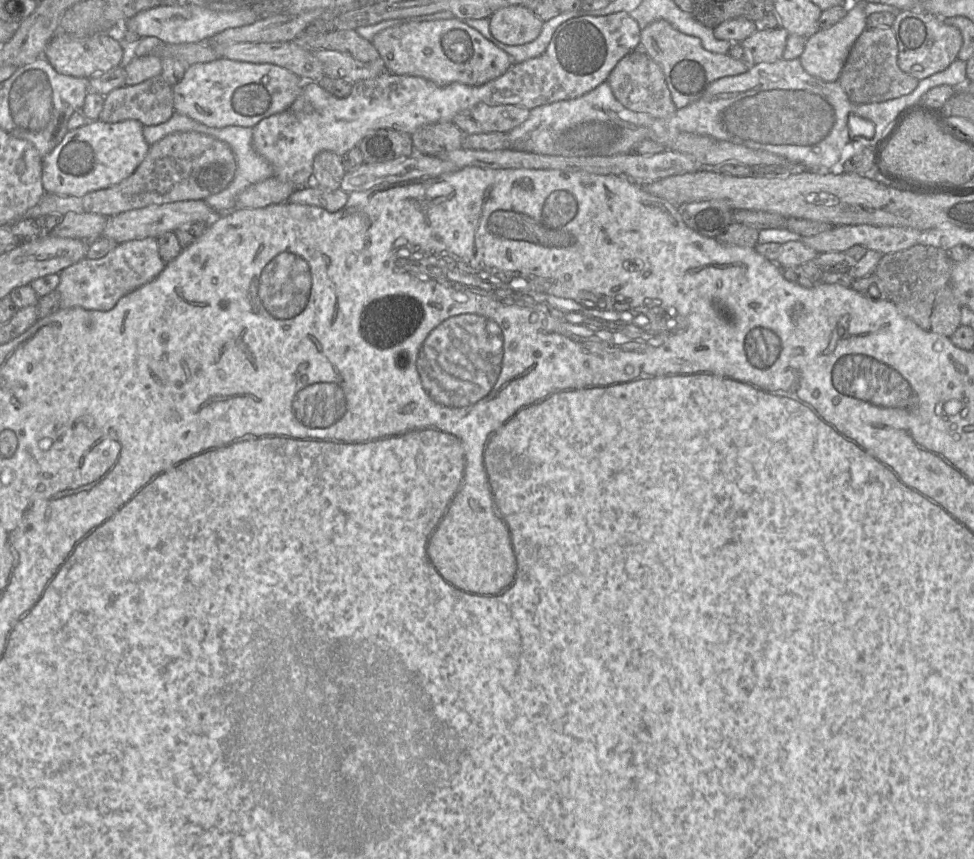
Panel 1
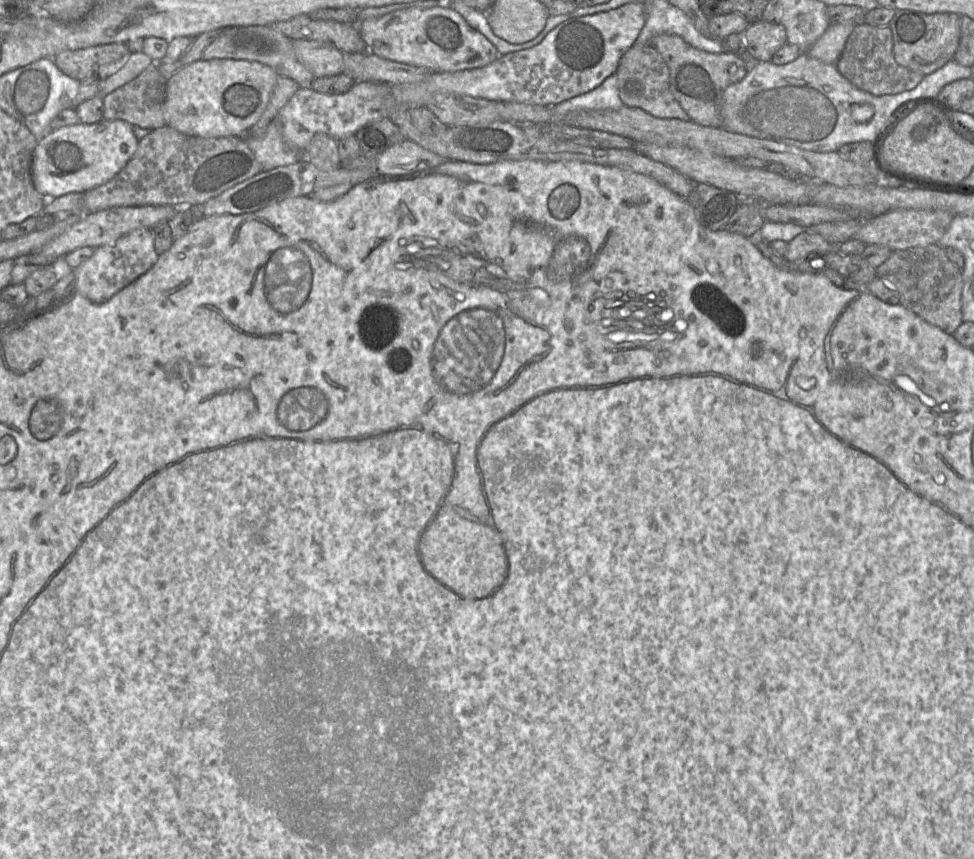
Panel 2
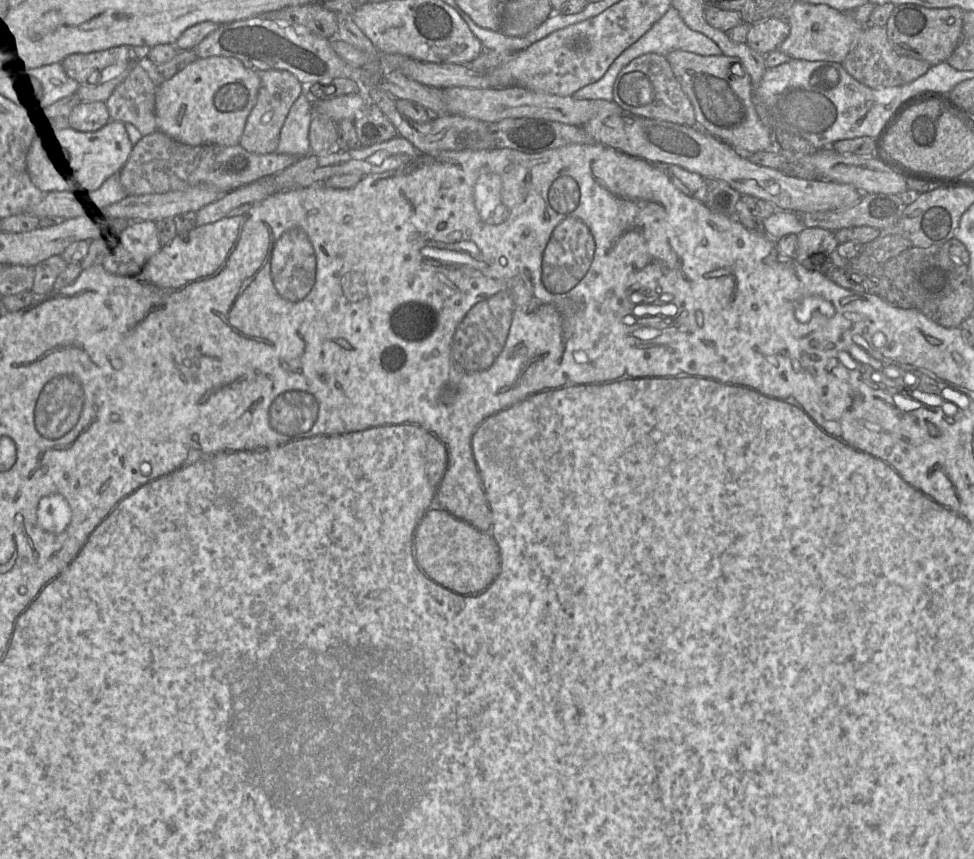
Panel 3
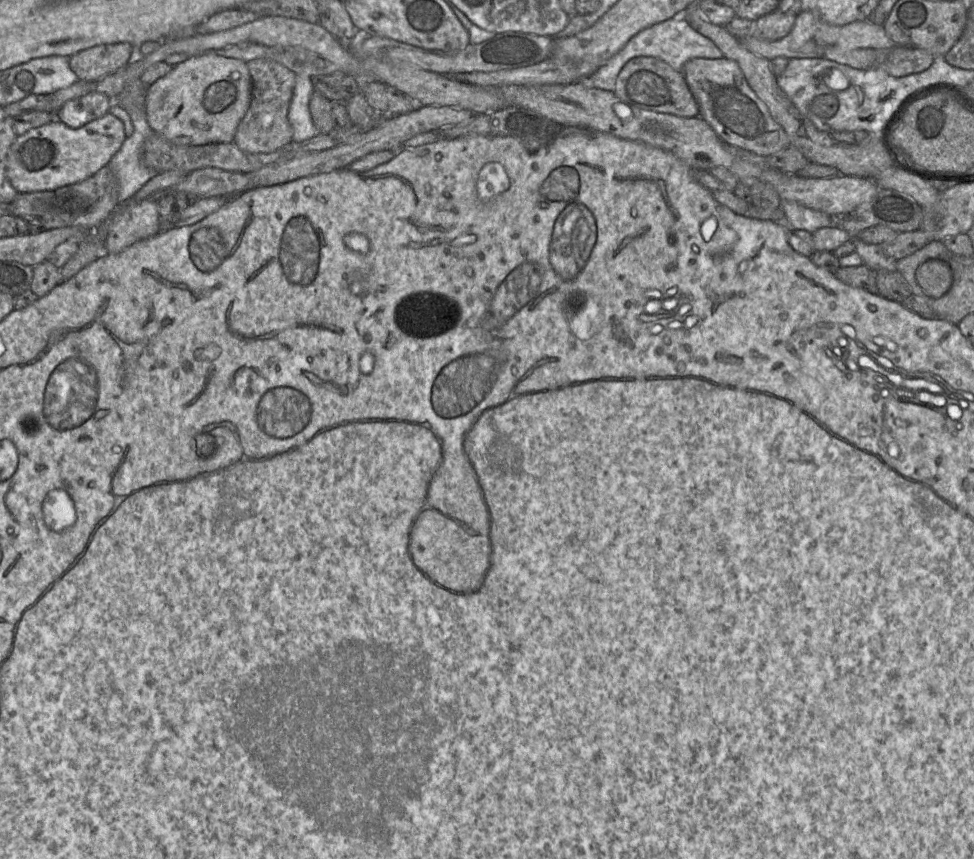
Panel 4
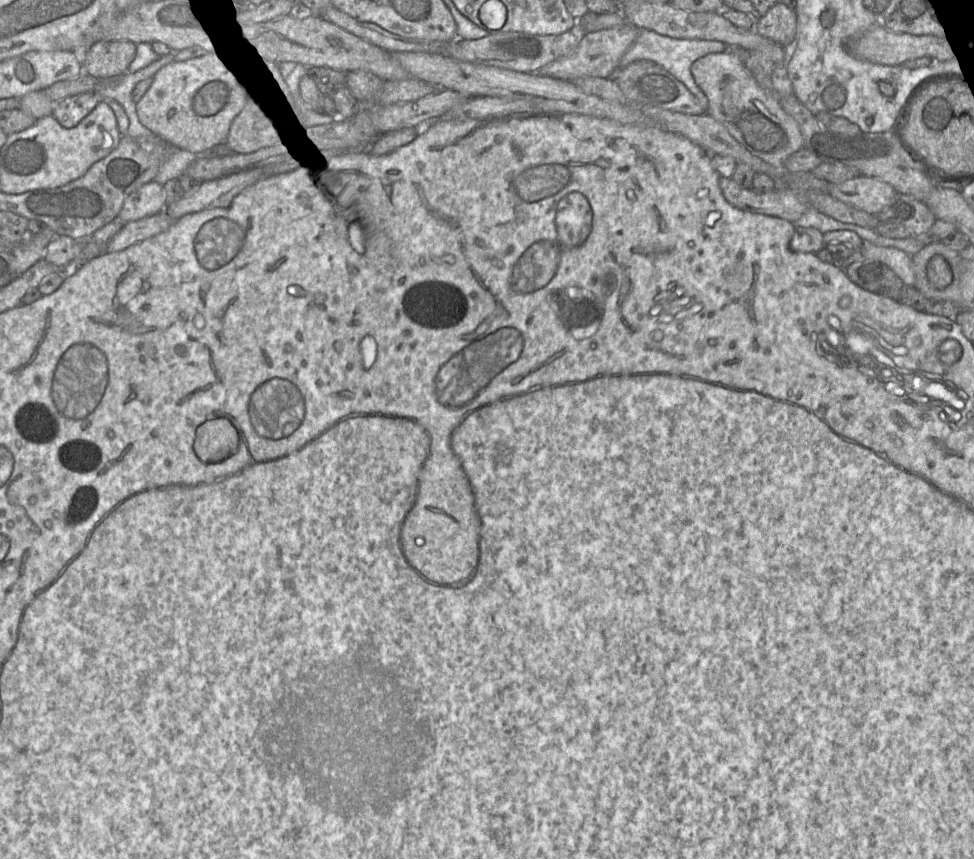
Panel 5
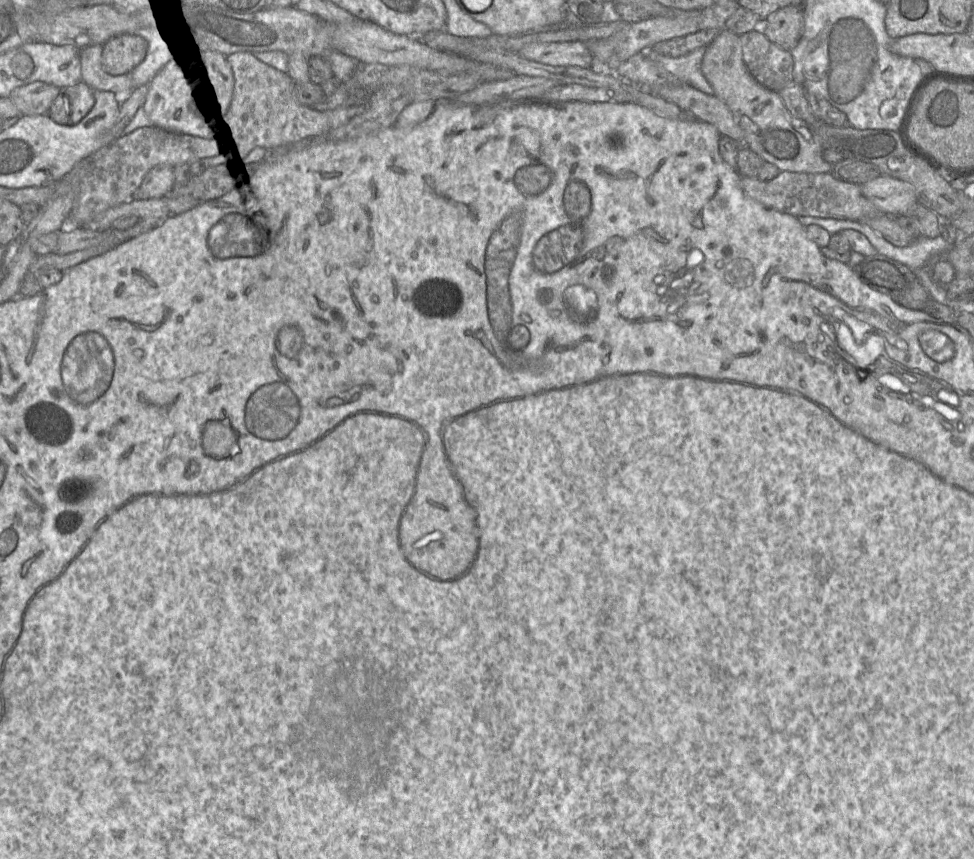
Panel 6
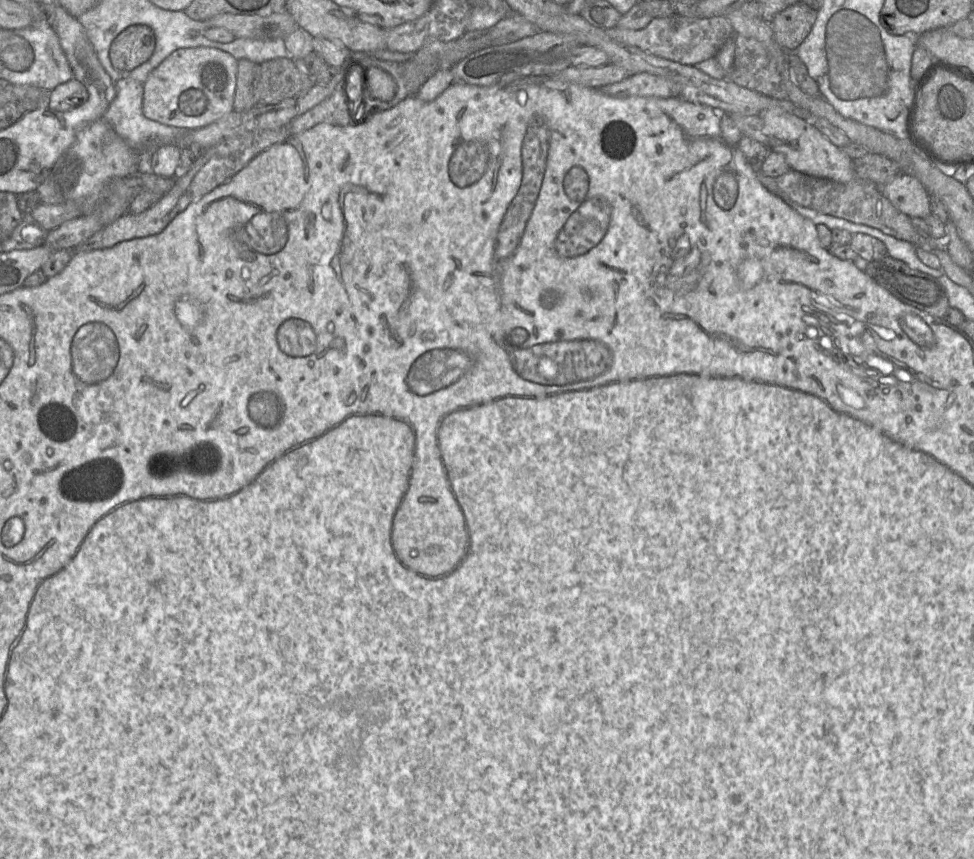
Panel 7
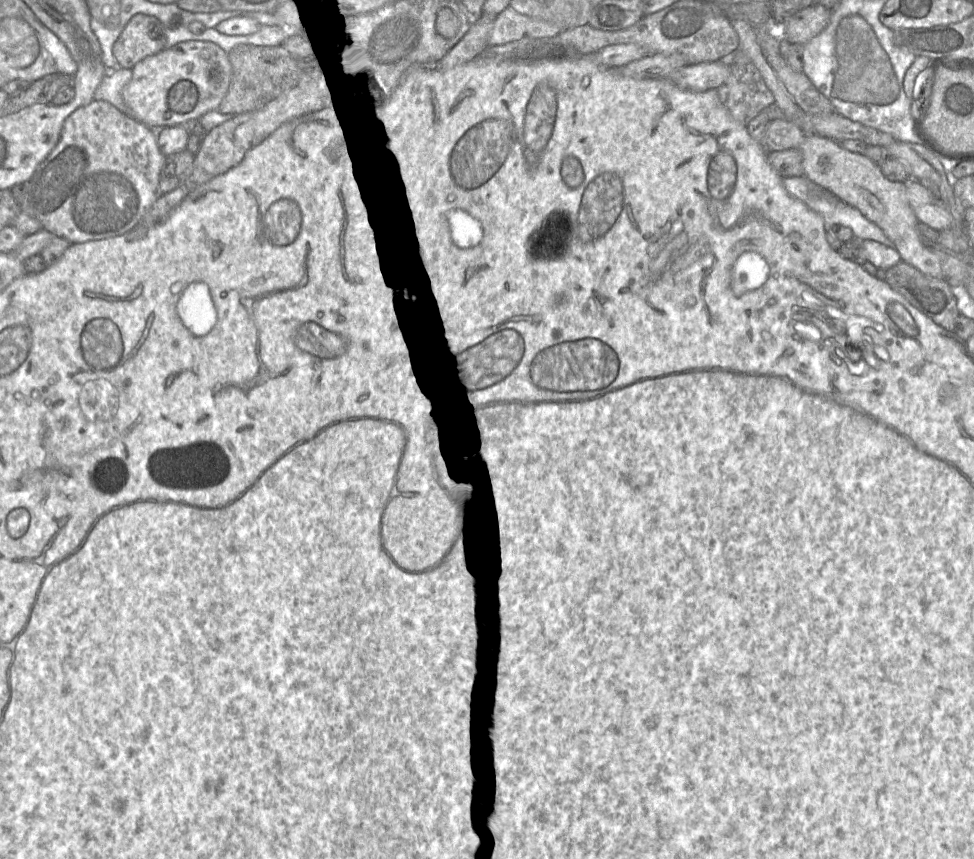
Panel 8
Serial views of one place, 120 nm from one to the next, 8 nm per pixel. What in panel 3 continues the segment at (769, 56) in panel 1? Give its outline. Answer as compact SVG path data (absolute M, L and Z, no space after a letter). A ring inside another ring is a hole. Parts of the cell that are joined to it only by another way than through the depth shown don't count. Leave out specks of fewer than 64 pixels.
M767 17L752 25L746 38L747 45L761 55L777 50L790 32L790 25L785 19Z

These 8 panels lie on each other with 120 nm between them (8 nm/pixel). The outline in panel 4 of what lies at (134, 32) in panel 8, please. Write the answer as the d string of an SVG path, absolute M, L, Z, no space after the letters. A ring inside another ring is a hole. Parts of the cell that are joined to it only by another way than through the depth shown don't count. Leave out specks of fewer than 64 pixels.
M126 42L102 44L69 57L69 65L78 79L95 82L128 64L132 45Z

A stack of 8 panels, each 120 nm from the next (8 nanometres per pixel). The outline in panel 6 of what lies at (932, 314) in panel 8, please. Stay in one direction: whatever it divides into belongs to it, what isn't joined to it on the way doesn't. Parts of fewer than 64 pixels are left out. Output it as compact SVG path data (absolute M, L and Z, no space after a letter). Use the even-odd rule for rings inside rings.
M882 254L865 256L864 260L851 267L859 279L871 289L889 296L897 304L912 310L922 310L930 300L930 295L920 283L914 271L905 264Z

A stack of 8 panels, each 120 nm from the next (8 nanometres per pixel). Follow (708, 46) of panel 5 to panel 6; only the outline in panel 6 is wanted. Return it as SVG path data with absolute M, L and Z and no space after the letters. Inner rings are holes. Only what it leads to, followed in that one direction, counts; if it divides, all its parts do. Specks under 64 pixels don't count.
M702 46L680 57L663 56L651 49L645 52L680 83L691 85L707 95L712 95L714 90L701 70L705 51L706 46Z

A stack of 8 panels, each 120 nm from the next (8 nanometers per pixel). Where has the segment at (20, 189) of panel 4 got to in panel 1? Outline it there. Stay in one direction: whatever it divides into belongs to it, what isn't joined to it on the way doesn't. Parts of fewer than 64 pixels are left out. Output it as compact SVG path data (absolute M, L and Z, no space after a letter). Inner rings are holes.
M132 119L107 123L91 121L66 133L62 141L42 159L45 193L83 196L112 187L129 177L148 154L150 145L143 137L143 125Z

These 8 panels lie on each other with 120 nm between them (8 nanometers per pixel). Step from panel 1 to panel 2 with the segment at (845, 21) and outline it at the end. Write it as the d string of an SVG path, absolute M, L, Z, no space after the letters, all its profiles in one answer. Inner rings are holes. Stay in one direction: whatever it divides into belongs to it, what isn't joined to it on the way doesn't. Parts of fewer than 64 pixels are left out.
M851 22L831 24L805 53L826 64L836 65L855 24Z

